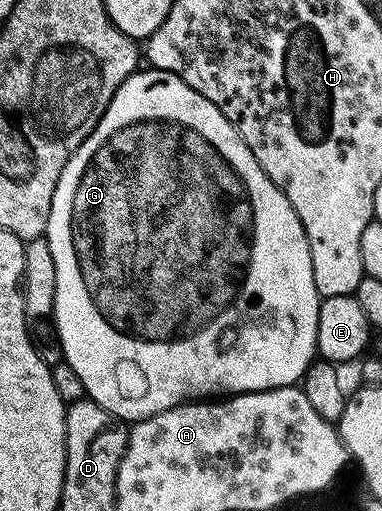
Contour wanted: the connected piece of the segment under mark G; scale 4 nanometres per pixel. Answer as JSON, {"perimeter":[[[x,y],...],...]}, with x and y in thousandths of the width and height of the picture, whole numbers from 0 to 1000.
{"perimeter":[[[385,131],[346,143],[306,170],[254,249],[186,297],[160,350],[149,350],[118,462],[149,523],[139,634],[165,683],[165,706],[212,742],[225,775],[298,816],[319,816],[325,826],[372,824],[458,793],[524,781],[772,753],[791,748],[814,708],[827,705],[840,583],[819,554],[819,507],[777,413],[767,413],[757,389],[694,342],[673,311],[662,311],[662,295],[641,288],[610,241],[547,194],[442,139]]]}

